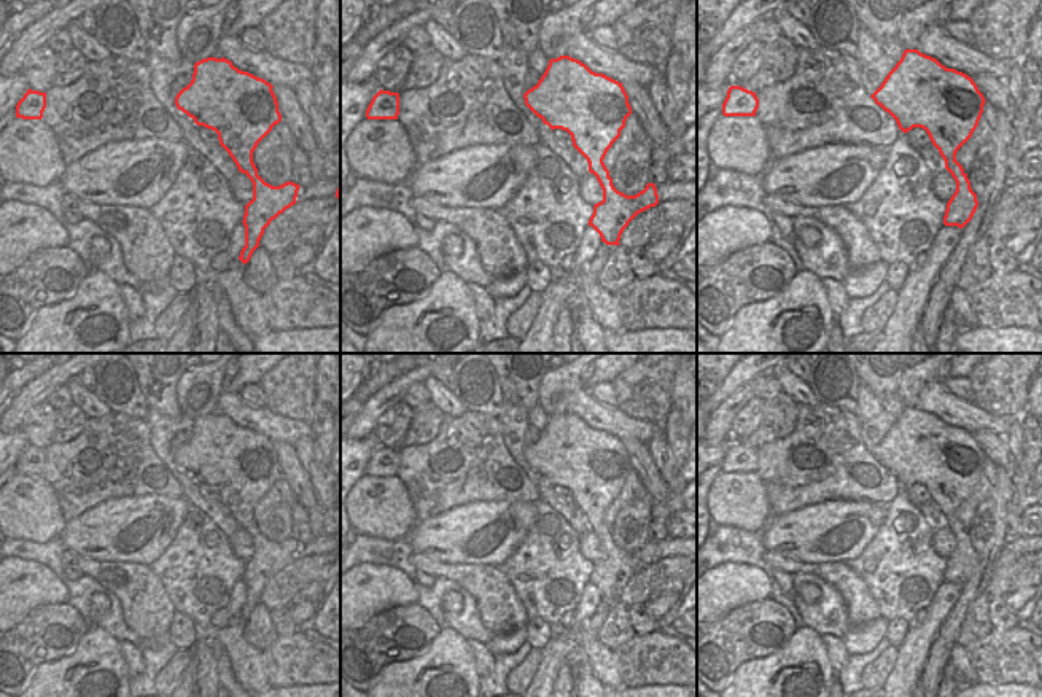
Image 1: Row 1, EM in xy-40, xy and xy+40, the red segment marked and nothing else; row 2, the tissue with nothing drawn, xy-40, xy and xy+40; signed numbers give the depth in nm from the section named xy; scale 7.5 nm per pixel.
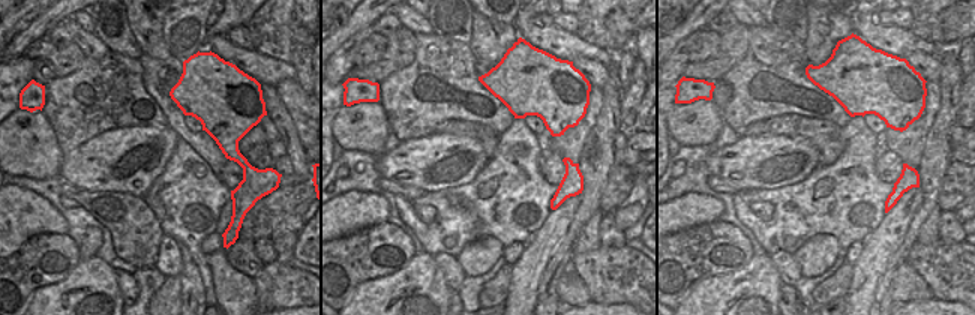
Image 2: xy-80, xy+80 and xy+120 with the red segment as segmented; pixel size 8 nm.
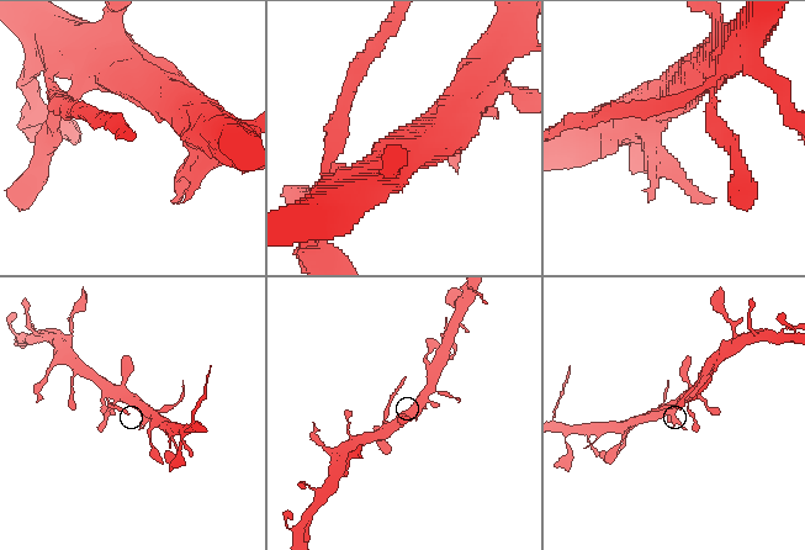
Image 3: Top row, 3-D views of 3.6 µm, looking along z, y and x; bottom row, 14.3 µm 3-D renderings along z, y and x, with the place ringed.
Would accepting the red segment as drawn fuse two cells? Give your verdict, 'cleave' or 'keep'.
cleave

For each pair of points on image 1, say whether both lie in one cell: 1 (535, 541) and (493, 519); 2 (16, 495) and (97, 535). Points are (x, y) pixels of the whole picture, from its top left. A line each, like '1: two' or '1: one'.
1: two
2: two

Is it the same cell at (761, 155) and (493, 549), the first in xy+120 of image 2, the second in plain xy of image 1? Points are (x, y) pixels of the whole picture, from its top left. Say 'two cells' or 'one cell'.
one cell

